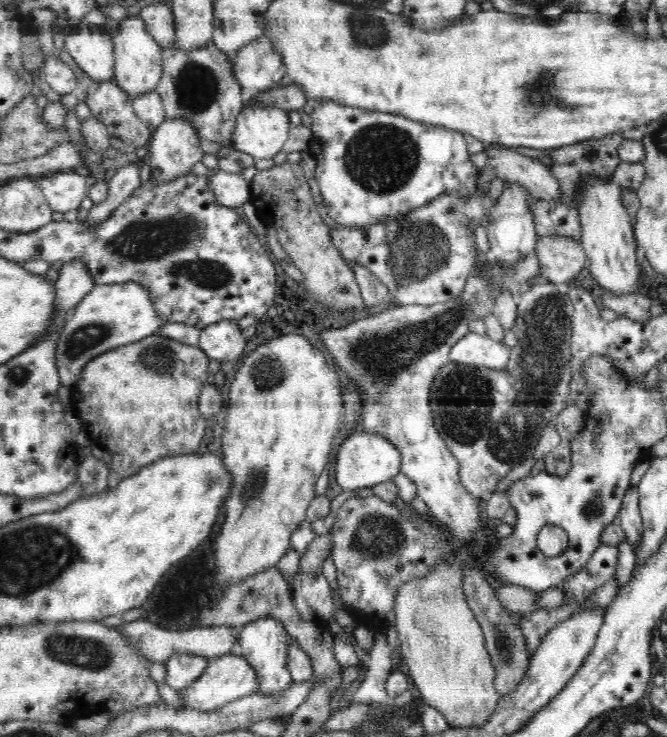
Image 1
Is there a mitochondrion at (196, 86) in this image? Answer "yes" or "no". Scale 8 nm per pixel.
yes

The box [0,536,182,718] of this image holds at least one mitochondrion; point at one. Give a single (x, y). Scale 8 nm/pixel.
(85, 653)

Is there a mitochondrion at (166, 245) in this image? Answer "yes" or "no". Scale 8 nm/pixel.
yes

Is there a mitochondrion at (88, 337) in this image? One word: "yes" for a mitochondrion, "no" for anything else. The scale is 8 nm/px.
yes

